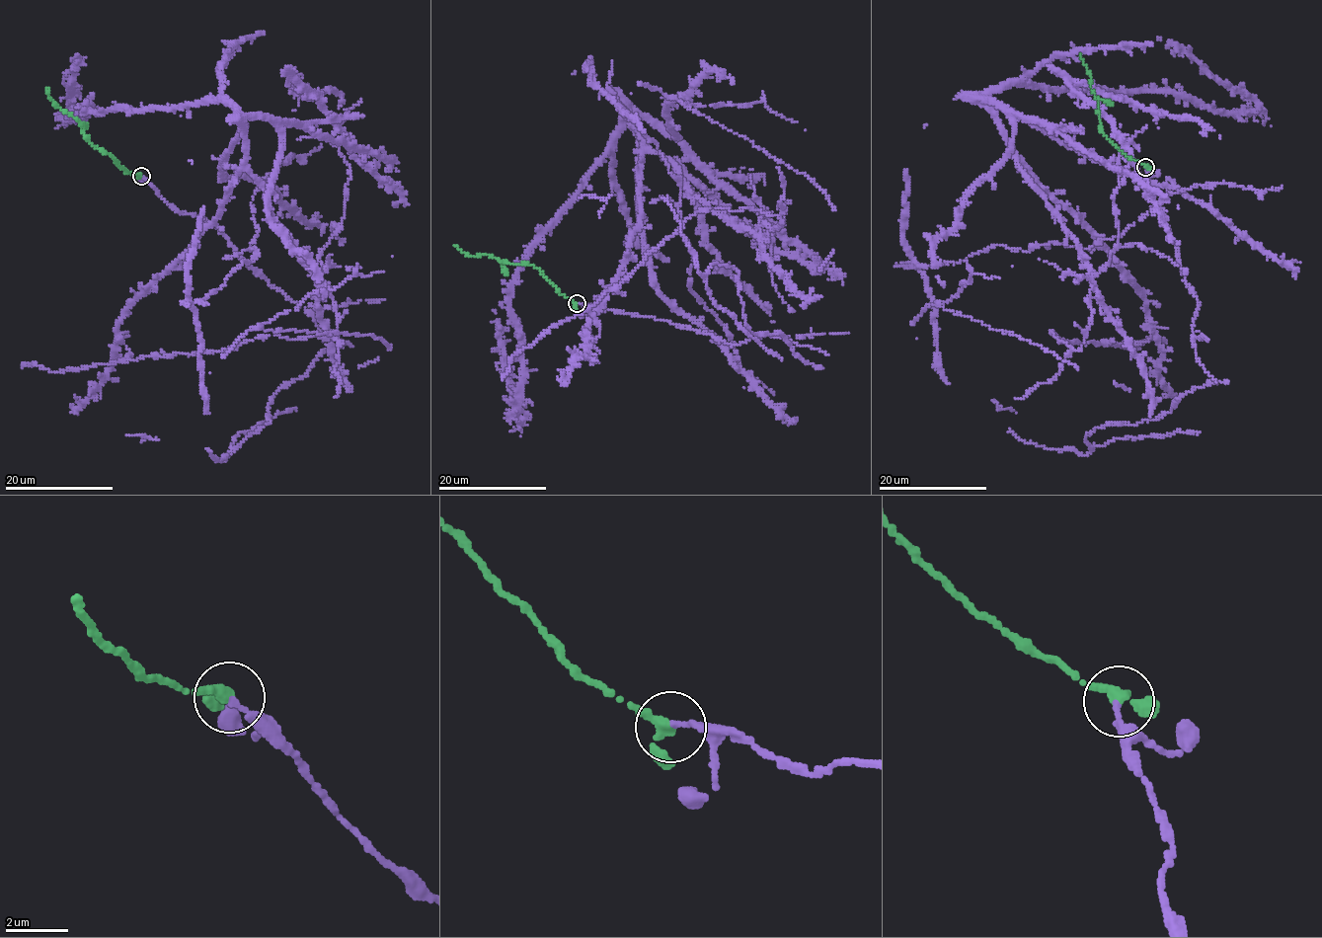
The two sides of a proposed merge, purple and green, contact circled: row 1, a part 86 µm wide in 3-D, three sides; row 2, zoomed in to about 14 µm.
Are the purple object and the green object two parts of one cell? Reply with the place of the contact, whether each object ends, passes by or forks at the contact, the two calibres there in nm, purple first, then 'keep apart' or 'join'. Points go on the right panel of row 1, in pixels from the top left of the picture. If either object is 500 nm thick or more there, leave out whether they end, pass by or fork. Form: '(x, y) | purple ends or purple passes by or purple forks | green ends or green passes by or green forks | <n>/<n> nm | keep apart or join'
(1145, 167) | purple ends | green passes by | 190/280 nm | join

